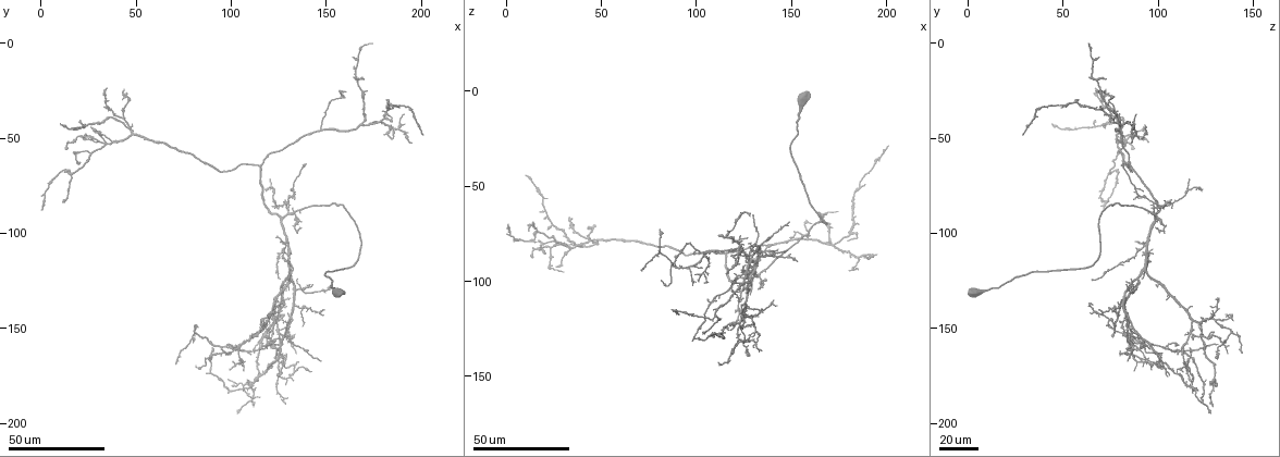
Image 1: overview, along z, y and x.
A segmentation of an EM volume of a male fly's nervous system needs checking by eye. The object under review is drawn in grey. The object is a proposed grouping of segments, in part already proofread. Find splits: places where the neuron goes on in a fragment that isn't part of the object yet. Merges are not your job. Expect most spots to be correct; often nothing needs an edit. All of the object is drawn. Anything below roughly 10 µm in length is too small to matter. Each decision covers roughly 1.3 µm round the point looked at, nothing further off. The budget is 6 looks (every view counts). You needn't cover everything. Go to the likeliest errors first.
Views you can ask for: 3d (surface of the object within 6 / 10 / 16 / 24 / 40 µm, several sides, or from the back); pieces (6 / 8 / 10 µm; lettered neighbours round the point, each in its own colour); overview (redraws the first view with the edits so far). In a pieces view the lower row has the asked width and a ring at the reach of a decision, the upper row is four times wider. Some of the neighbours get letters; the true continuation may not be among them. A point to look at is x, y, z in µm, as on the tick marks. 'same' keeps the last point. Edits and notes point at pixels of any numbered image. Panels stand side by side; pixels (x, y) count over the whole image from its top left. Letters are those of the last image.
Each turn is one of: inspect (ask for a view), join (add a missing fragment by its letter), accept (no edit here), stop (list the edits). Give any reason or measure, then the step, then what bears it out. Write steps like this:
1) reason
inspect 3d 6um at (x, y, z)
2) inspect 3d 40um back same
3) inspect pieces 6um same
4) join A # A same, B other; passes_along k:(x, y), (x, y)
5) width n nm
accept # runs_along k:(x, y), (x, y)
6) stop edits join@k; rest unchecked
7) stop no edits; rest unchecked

an open end
inspect 3d 40um at (123, 160, 84)

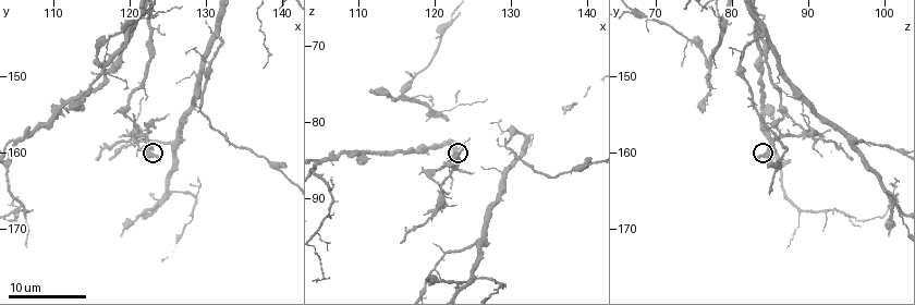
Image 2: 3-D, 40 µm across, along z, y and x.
inspect pieces 6um at (124.0, 161.0, 83.5)

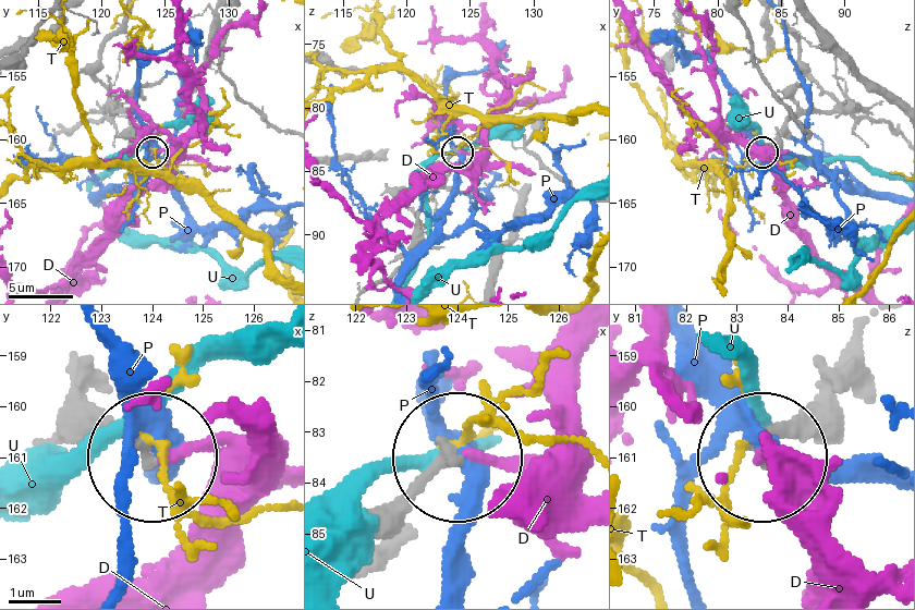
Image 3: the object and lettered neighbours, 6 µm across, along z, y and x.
accept # D other, P other, T other, U other; runs_along 3:(126, 17), (97, 80), (149, 149); none of them fits

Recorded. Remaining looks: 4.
thin end
inspect 3d 24um at (196, 52, 86)

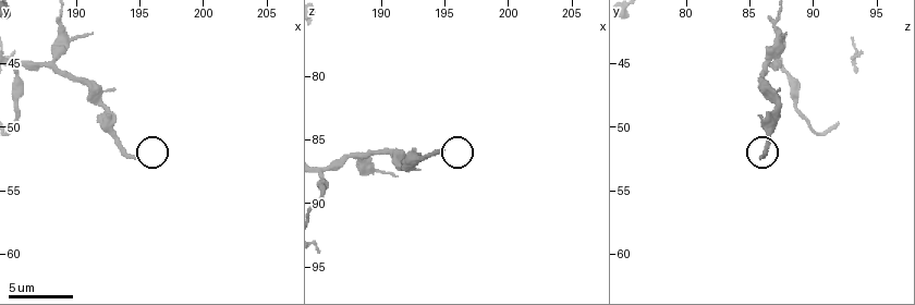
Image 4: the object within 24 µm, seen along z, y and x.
inspect pieces 6um at (194.6, 52.6, 86.0)

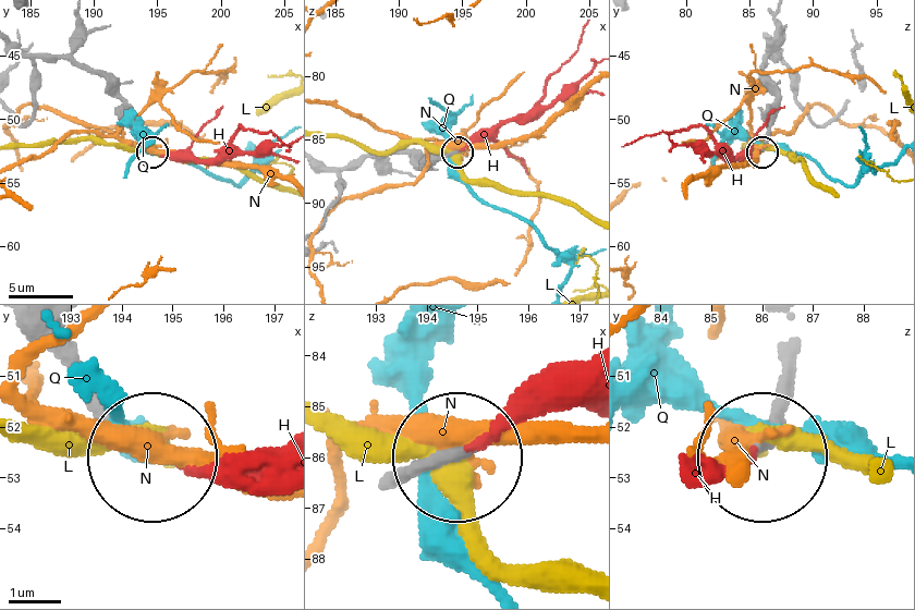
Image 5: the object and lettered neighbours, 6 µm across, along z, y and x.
join H # H same, L other, N other, Q other; passes_along 5:(390, 486), (585, 395); it goes on there

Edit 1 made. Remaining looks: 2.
end of a long branch
inspect 3d 24um at (148, 167, 84)

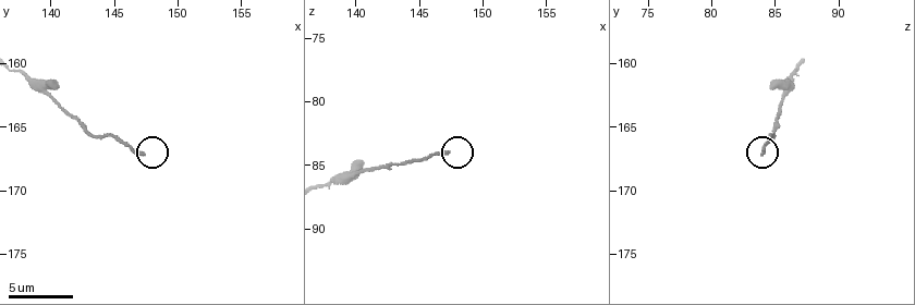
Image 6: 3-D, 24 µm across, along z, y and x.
inspect pieces 8um at (147.4, 167.0, 84.0)

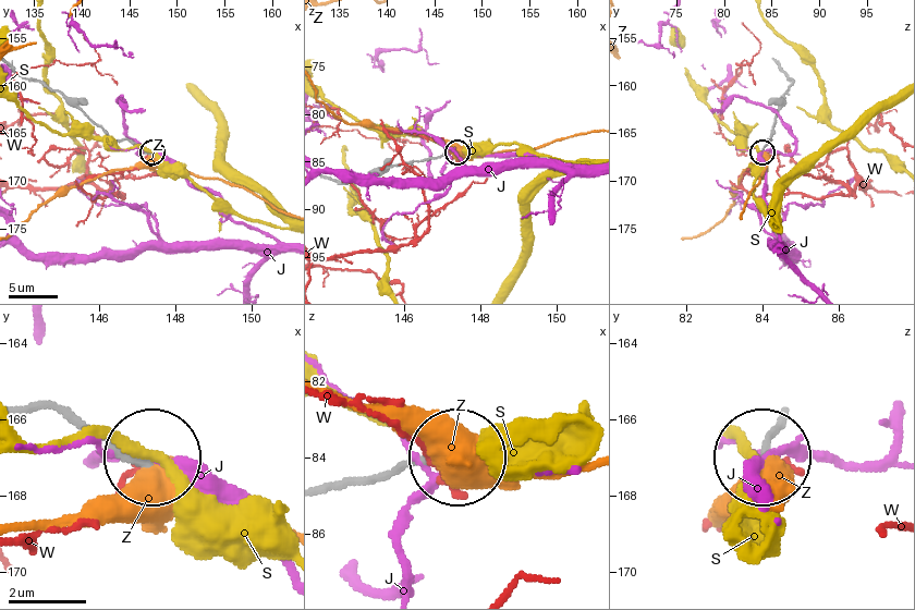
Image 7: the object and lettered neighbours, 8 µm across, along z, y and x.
accept # J other, S other, W other, Z other; runs_along 7:(17, 410), (76, 413), (150, 459); no lettered fragment goes on from it

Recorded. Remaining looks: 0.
stop edits join@5; rest unchecked

